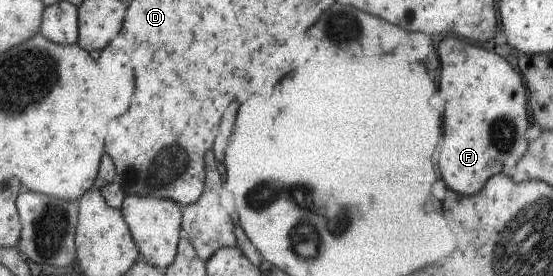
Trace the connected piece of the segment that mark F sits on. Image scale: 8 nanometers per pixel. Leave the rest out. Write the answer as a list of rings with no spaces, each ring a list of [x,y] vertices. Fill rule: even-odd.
[[[445,37],[438,44],[441,56],[441,77],[438,91],[444,100],[442,116],[443,139],[437,169],[449,190],[470,196],[480,192],[492,175],[513,175],[517,160],[528,148],[525,130],[532,124],[530,105],[523,78],[503,57],[459,37]]]

